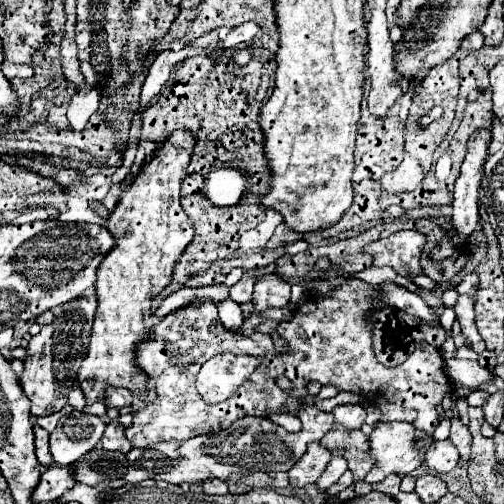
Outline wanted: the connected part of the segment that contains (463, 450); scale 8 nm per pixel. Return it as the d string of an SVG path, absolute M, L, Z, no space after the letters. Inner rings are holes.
M459 417L451 419L451 435L449 435L449 439L459 449L461 463L467 463L469 461L469 449L471 449L471 433L469 433L467 425L461 423Z

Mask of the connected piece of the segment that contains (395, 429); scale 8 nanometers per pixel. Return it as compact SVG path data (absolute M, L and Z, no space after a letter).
M405 421L377 423L371 433L371 455L377 465L365 475L365 483L383 481L391 473L411 475L425 461L425 453L415 447L415 427Z

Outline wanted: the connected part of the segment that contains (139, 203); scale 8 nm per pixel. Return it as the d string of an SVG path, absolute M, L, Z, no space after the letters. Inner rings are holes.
M175 131L163 143L163 147L157 151L157 155L141 167L141 173L133 179L133 183L129 187L123 187L121 201L119 201L117 209L109 215L107 229L113 235L117 245L103 259L101 267L97 269L95 287L97 287L99 307L97 307L97 315L95 315L95 323L93 323L89 351L81 363L79 377L77 377L87 405L105 399L105 385L125 387L135 393L147 391L149 377L145 375L145 371L141 371L139 363L135 361L135 351L137 351L137 343L141 343L141 339L149 339L149 329L153 329L153 323L149 321L153 315L153 311L151 311L153 299L171 283L175 263L179 261L185 247L193 241L193 235L195 235L191 219L185 215L185 211L179 205L181 179L185 177L185 169L191 159L193 145L195 145L195 141L189 131Z

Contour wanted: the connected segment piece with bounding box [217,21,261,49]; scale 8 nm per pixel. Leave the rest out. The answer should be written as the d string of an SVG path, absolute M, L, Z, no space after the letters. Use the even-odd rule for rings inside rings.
M253 21L241 23L241 25L237 25L225 39L219 41L217 49L231 49L231 47L235 47L235 45L239 45L239 43L249 41L249 39L255 37L257 33L261 33L261 27L259 27L257 23L253 23Z

